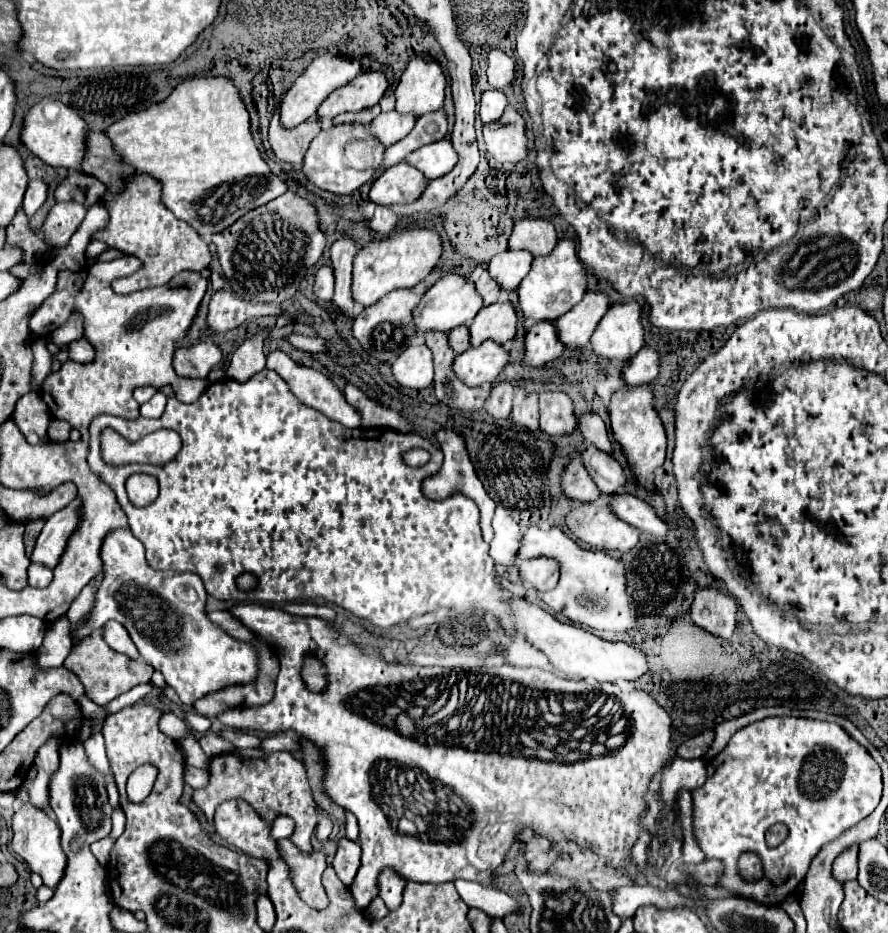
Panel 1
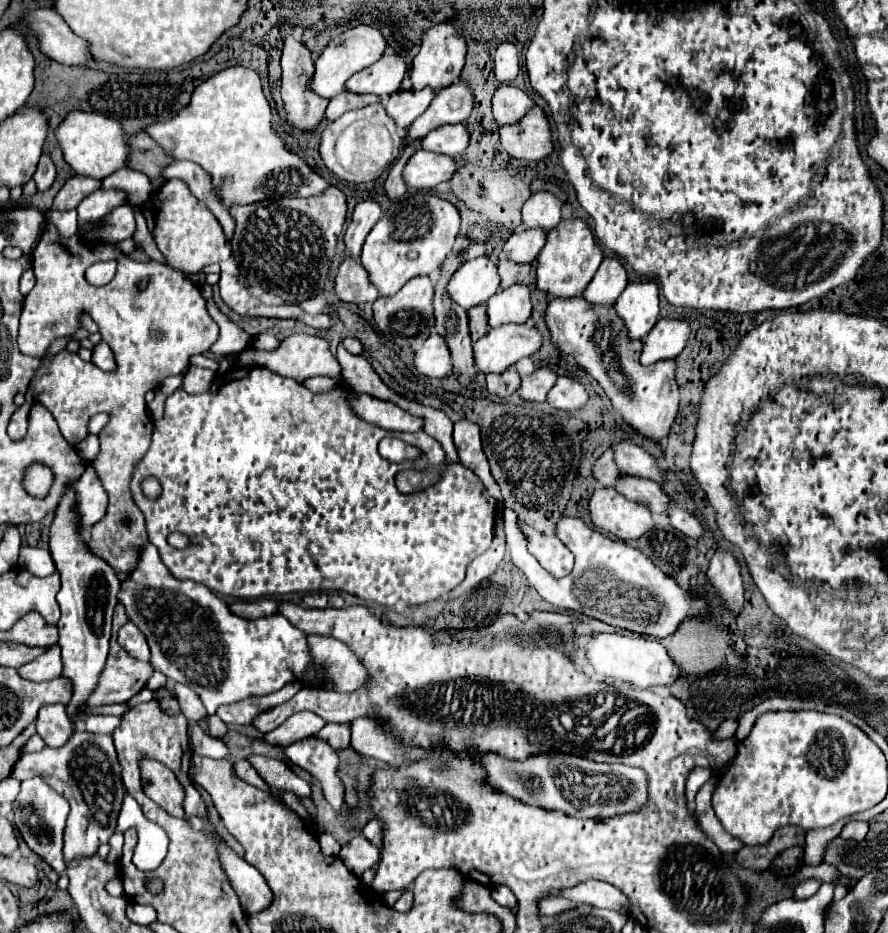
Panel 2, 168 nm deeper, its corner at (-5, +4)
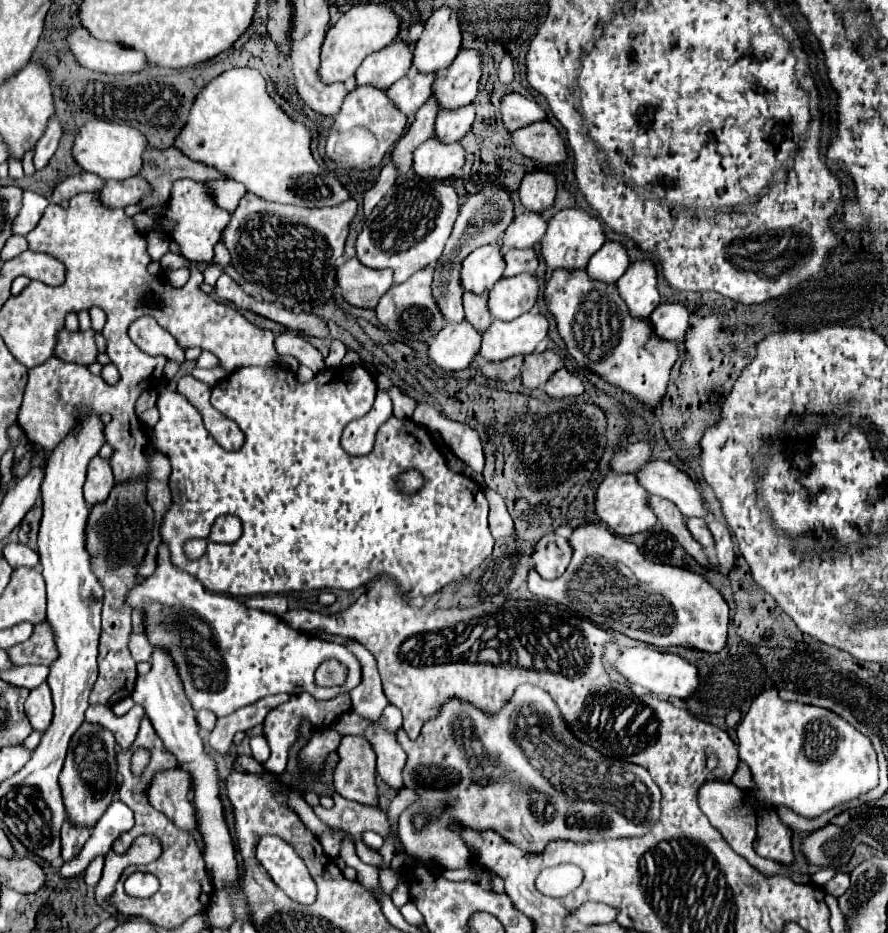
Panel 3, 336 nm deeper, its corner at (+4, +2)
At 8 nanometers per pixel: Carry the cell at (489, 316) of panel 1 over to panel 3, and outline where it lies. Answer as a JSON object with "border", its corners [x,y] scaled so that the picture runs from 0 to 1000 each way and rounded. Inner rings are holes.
{"border":[[[600,294],[564,298],[551,311],[551,332],[560,343],[580,343],[596,334],[607,317],[607,302]]]}

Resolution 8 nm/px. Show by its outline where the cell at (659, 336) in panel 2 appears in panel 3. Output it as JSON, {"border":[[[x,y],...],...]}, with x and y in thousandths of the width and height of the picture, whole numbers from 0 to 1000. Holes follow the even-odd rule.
{"border":[[[744,324],[731,343],[742,362],[767,367],[774,354],[774,339],[776,334],[769,324]]]}

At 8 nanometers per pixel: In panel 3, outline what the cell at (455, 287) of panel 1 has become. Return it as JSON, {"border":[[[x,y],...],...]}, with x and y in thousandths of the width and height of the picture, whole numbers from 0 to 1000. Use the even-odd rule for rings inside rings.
{"border":[[[548,262],[533,268],[521,281],[519,304],[524,311],[542,315],[544,311],[551,311],[566,296],[566,289],[569,281],[564,266],[560,262]]]}

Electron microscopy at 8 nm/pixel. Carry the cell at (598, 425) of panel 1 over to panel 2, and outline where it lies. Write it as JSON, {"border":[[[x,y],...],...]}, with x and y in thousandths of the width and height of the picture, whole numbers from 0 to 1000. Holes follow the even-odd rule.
{"border":[[[700,472],[700,474],[691,474],[689,482],[691,482],[691,495],[696,497],[696,502],[700,506],[734,512],[739,517],[745,512],[739,493],[727,482],[723,482],[721,478]]]}

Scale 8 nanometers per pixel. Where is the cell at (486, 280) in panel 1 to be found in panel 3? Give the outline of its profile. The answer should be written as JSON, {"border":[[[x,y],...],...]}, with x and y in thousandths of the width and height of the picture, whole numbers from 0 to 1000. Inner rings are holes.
{"border":[[[573,266],[569,268],[569,298],[582,296],[587,292],[602,292],[607,285],[607,274],[600,266]]]}

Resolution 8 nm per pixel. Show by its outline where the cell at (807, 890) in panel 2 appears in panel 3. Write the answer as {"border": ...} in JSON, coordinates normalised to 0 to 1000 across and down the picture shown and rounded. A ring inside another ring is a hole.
{"border":[[[927,930],[927,932],[922,932],[920,937],[916,937],[916,939],[913,939],[913,945],[916,945],[916,947],[920,947],[920,950],[927,950],[927,947],[929,947],[929,945],[934,945],[940,937],[943,937],[943,932],[940,932],[940,930]]]}

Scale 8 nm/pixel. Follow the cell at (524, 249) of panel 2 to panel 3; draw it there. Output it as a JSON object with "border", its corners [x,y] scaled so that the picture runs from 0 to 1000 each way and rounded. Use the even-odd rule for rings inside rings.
{"border":[[[589,227],[569,247],[569,266],[600,266],[616,249],[616,236],[609,229]]]}

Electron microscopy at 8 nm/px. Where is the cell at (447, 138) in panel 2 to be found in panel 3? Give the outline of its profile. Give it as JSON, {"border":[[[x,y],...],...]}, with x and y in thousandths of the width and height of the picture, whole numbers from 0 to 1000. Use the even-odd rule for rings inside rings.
{"border":[[[526,111],[515,118],[494,120],[492,131],[490,131],[490,146],[501,154],[515,152],[530,139],[533,129],[535,129],[533,111]]]}

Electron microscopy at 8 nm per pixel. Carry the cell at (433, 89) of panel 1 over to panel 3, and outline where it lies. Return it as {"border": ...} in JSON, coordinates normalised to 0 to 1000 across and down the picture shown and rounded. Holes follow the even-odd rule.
{"border":[[[508,6],[492,9],[479,26],[467,49],[465,71],[472,77],[494,77],[503,73],[519,51],[519,21]]]}

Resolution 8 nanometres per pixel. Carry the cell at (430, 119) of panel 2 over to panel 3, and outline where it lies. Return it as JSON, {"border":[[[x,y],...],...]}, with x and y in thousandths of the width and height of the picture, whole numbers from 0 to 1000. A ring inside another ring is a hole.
{"border":[[[519,51],[510,69],[492,81],[488,101],[494,105],[497,118],[519,116],[537,103],[537,90],[544,79],[544,60],[539,54]]]}

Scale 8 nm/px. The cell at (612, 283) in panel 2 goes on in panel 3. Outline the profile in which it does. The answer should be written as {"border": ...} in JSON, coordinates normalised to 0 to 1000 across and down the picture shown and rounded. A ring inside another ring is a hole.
{"border":[[[684,257],[663,279],[661,283],[661,292],[666,298],[670,300],[679,300],[679,302],[695,302],[704,289],[708,285],[708,274],[706,268],[699,259],[688,259]]]}

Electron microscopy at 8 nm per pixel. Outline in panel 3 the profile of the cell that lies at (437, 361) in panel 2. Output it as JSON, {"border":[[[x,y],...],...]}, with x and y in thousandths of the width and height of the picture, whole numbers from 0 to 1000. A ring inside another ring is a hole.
{"border":[[[526,343],[519,347],[501,347],[492,362],[483,369],[483,384],[499,397],[526,394],[542,373],[542,356]]]}

